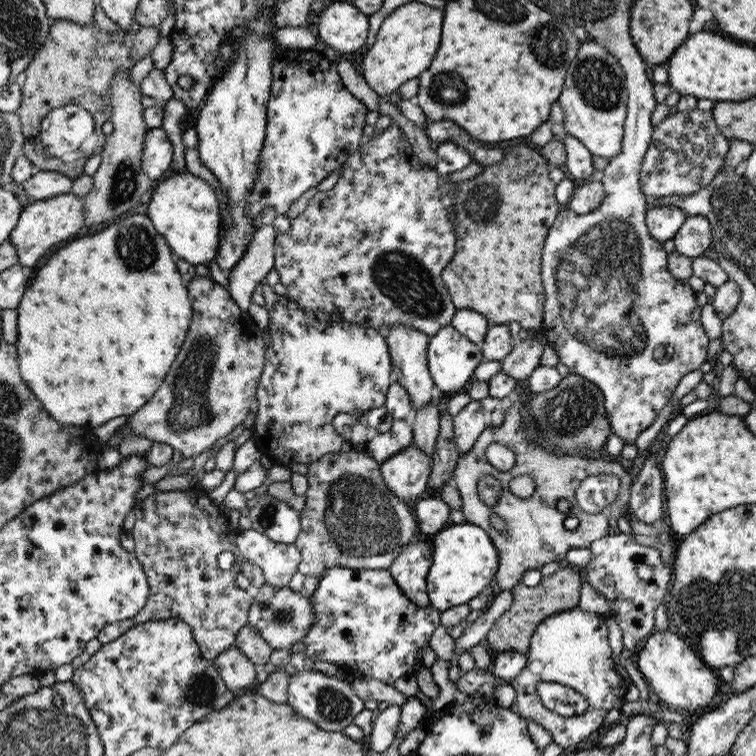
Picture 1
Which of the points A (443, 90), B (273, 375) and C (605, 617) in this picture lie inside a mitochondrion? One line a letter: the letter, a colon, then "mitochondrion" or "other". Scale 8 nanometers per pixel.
A: mitochondrion
B: other
C: other

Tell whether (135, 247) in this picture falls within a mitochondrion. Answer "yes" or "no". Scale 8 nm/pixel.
yes

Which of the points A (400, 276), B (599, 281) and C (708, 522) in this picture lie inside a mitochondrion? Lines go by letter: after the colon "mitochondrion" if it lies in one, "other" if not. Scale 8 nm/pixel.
A: mitochondrion
B: mitochondrion
C: other

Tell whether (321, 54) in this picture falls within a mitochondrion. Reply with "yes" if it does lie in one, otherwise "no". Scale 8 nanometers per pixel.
no

